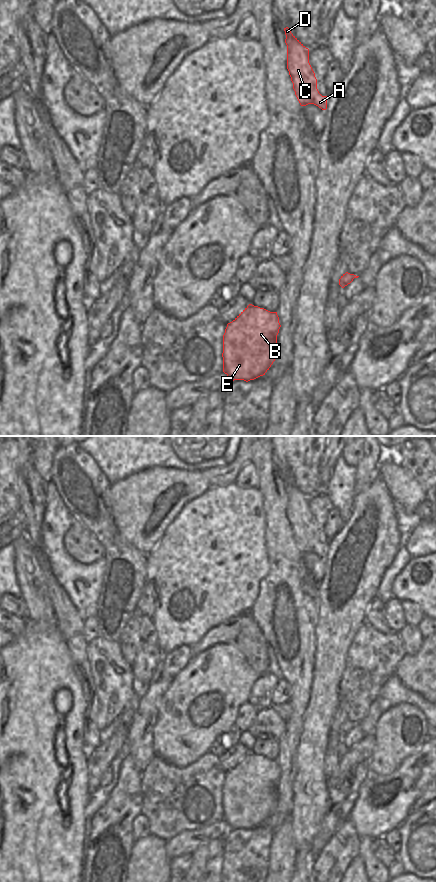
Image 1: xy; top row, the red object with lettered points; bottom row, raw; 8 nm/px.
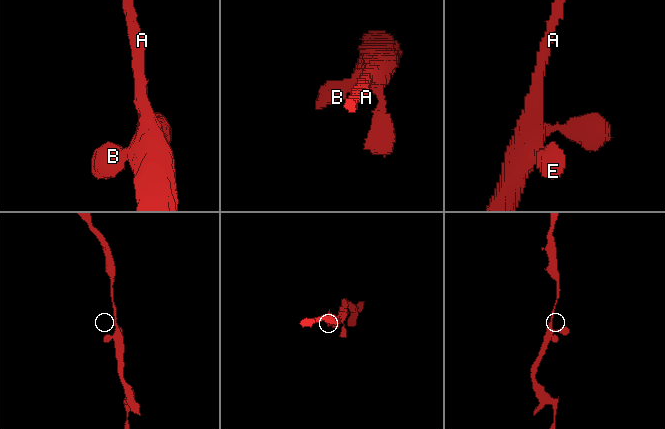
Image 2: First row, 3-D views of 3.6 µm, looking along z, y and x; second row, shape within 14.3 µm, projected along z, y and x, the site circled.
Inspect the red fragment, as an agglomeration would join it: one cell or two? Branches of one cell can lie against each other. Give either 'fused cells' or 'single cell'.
single cell

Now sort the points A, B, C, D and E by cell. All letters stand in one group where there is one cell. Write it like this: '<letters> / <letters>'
A B C D E

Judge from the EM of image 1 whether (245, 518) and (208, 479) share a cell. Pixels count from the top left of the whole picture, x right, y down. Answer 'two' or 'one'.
two

